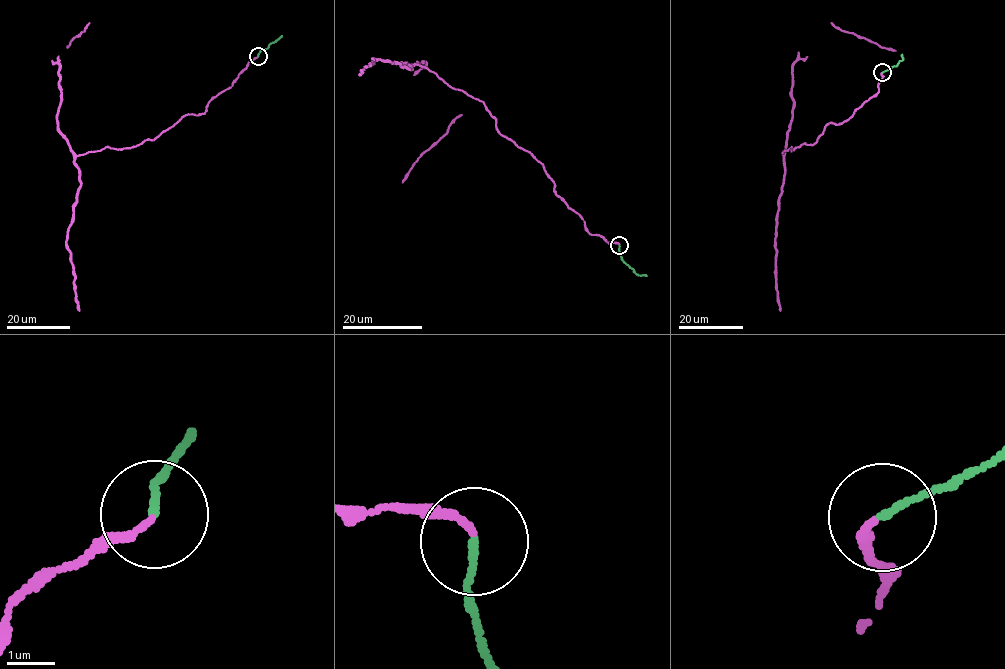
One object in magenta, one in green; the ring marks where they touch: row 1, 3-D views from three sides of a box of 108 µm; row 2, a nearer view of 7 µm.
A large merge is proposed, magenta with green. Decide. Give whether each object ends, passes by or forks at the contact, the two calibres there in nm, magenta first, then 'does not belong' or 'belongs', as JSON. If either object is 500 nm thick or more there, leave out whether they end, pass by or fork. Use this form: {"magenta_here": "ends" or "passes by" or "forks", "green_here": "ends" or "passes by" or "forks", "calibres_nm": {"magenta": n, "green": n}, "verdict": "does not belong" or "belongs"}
{"magenta_here": "ends", "green_here": "ends", "calibres_nm": {"magenta": 160, "green": 140}, "verdict": "belongs"}

